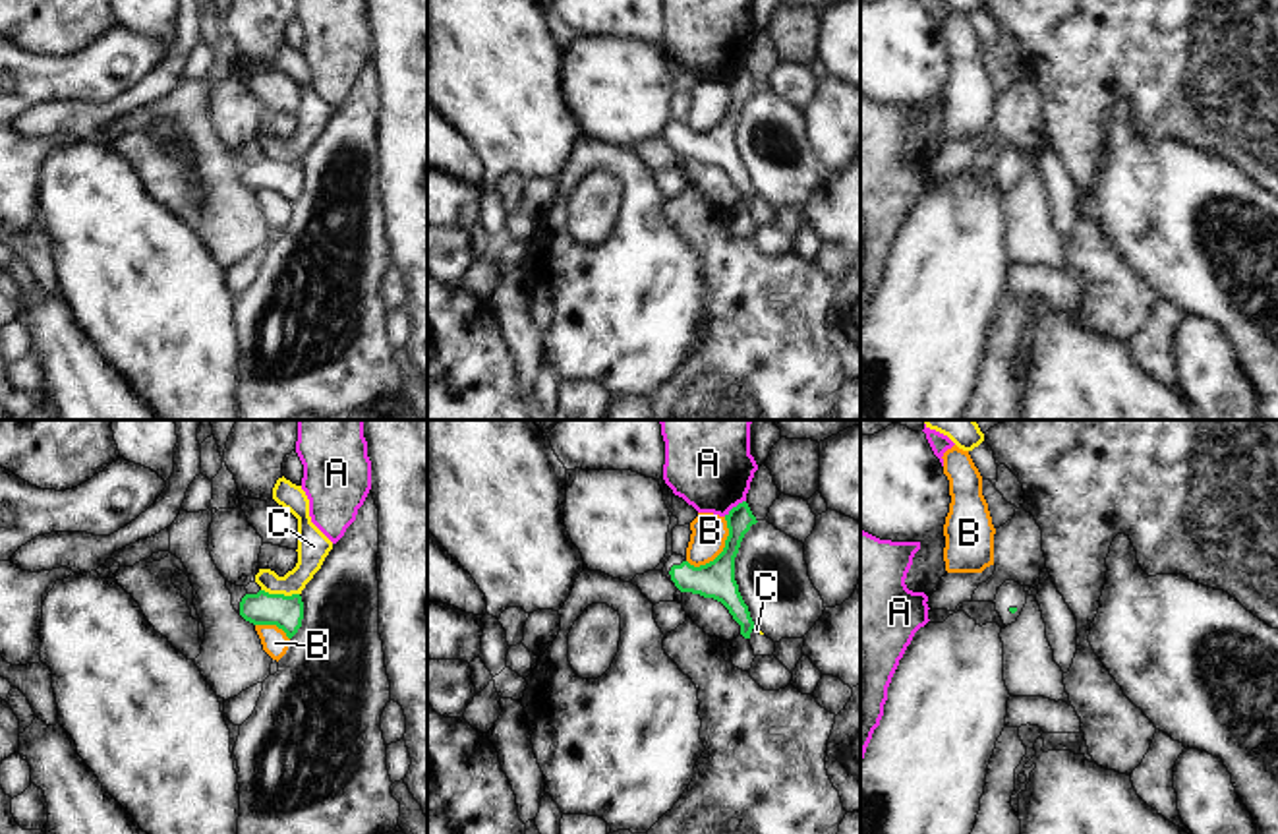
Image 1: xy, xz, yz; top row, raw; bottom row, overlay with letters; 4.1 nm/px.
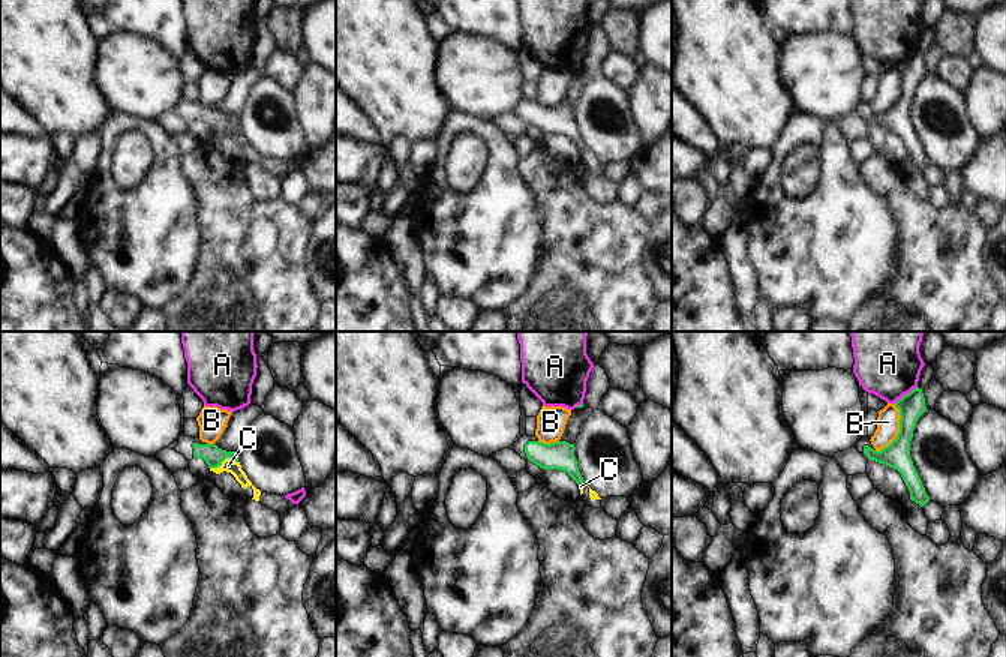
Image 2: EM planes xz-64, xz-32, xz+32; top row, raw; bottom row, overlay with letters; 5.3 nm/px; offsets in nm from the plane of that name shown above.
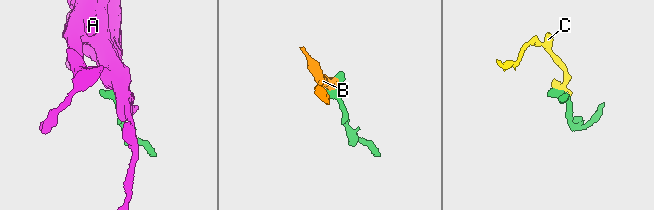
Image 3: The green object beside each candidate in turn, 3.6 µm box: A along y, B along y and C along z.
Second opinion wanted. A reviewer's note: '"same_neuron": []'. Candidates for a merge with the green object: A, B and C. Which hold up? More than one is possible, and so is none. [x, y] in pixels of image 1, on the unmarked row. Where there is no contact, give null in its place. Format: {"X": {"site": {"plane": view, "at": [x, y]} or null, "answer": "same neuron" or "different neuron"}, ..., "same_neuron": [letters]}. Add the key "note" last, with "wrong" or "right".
{"A": {"site": {"plane": "xz", "at": [733, 74]}, "answer": "different neuron"}, "B": {"site": {"plane": "xz", "at": [724, 117]}, "answer": "different neuron"}, "C": {"site": {"plane": "xy", "at": [281, 161]}, "answer": "different neuron"}, "same_neuron": [], "note": "right"}

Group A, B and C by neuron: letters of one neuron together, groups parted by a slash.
A / B / C

